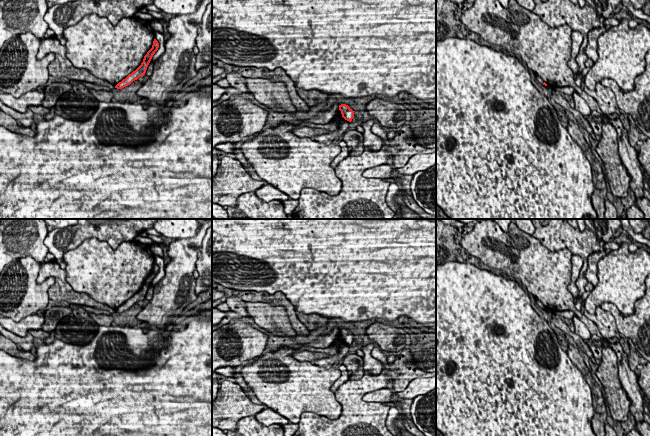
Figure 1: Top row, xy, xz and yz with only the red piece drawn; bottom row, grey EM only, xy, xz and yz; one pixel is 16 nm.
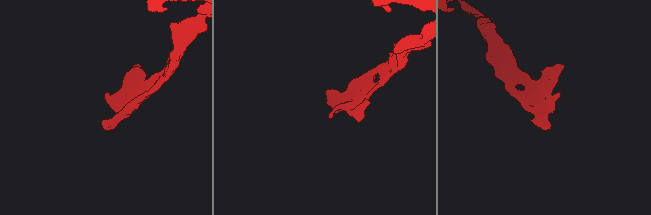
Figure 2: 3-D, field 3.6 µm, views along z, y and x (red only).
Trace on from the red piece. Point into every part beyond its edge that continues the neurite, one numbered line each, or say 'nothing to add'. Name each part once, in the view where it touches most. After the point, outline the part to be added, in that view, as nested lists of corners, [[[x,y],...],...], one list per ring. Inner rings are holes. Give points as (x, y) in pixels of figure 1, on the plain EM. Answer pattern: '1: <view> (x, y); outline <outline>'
nothing to add

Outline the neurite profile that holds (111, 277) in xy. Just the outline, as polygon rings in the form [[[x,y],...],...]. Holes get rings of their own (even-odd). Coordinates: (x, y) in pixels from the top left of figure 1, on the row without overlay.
[[[90,238],[86,239],[75,249],[64,253],[63,261],[66,264],[66,280],[74,291],[86,293],[97,302],[116,310],[141,289],[144,280],[152,272],[155,258],[151,251],[151,245],[129,241],[122,242],[113,250],[107,242],[98,240],[97,238]]]

